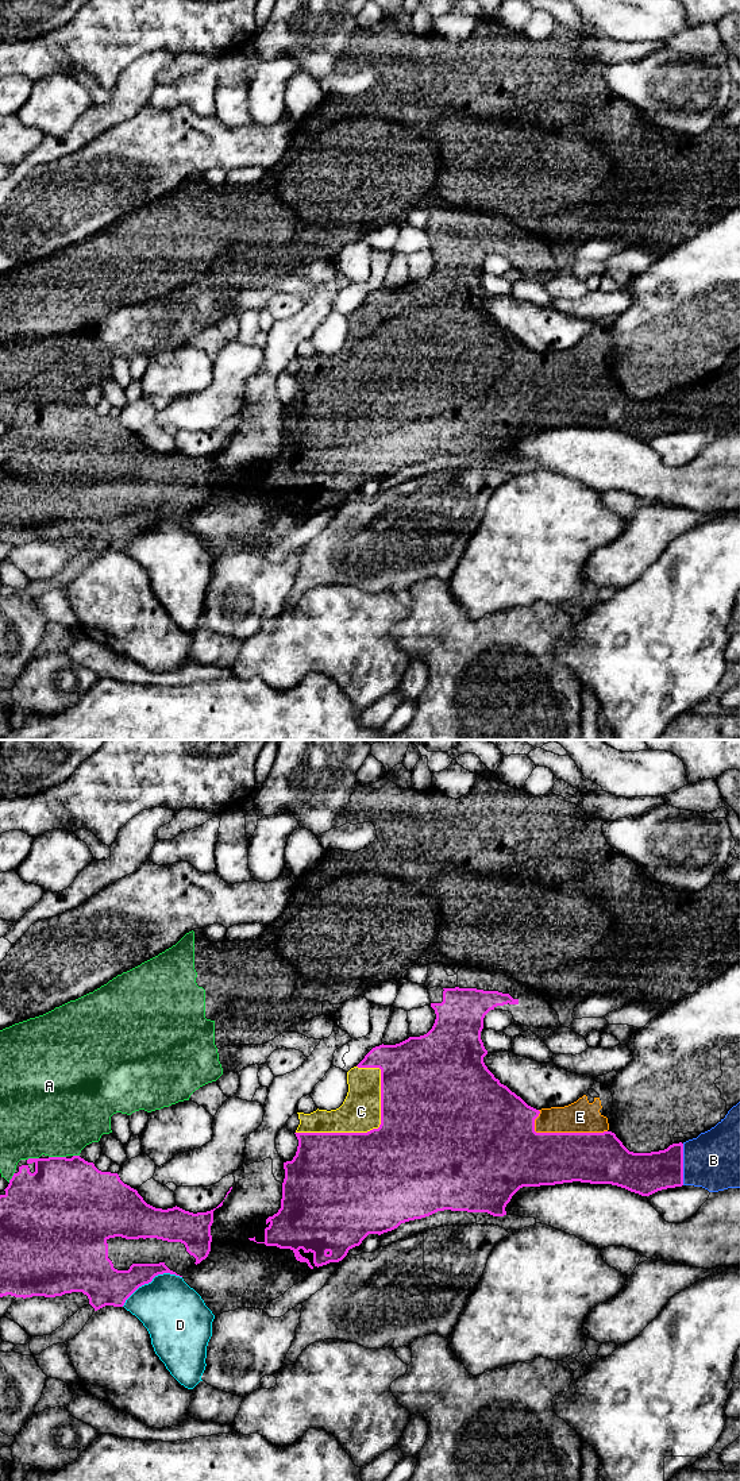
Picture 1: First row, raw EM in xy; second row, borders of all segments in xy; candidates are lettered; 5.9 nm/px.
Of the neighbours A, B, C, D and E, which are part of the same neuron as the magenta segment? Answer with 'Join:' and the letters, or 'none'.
Join: B, C, E

